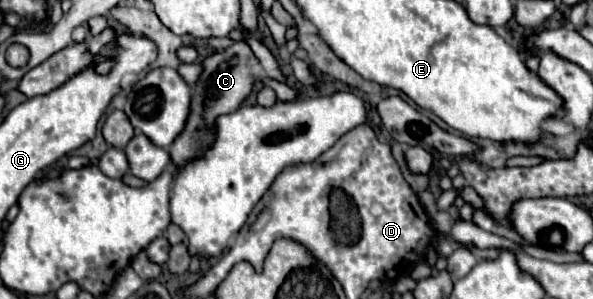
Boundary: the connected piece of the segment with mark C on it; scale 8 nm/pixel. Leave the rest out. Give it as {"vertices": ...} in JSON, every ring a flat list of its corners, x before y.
{"vertices":[[246,39,236,41,232,47,224,49,222,53,210,55,202,63,204,73,202,73,200,81,192,87,192,111,190,111,190,117,186,121,184,131,176,137,176,141,172,143,172,149,170,149,170,157,178,167,182,167,186,161,190,161,194,157,202,157,202,153,214,141,214,121,216,121,216,117,224,115,224,113,232,113,250,95,252,85,254,85,254,79,250,75,250,67,256,65,256,63,258,61,256,61,250,45,246,43]]}

